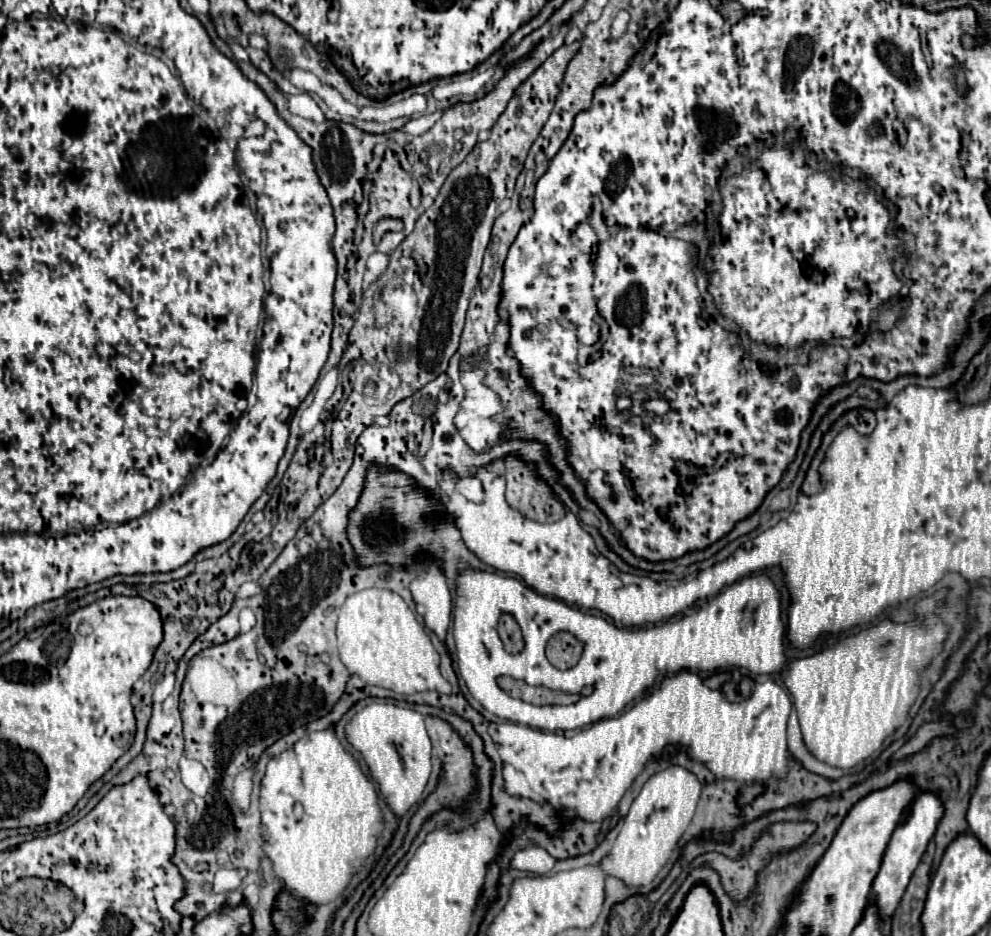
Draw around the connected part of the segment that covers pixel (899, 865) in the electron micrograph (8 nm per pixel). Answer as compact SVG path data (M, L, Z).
M921 793L915 799L907 819L901 825L897 825L897 829L893 831L893 837L883 853L881 869L879 869L879 873L873 881L873 889L871 889L871 903L875 903L875 907L879 909L881 919L891 917L893 911L897 909L897 905L905 893L905 887L927 849L927 843L931 841L931 837L935 833L935 827L937 827L937 821L941 819L941 815L943 815L943 805L939 803L939 799L933 793Z

